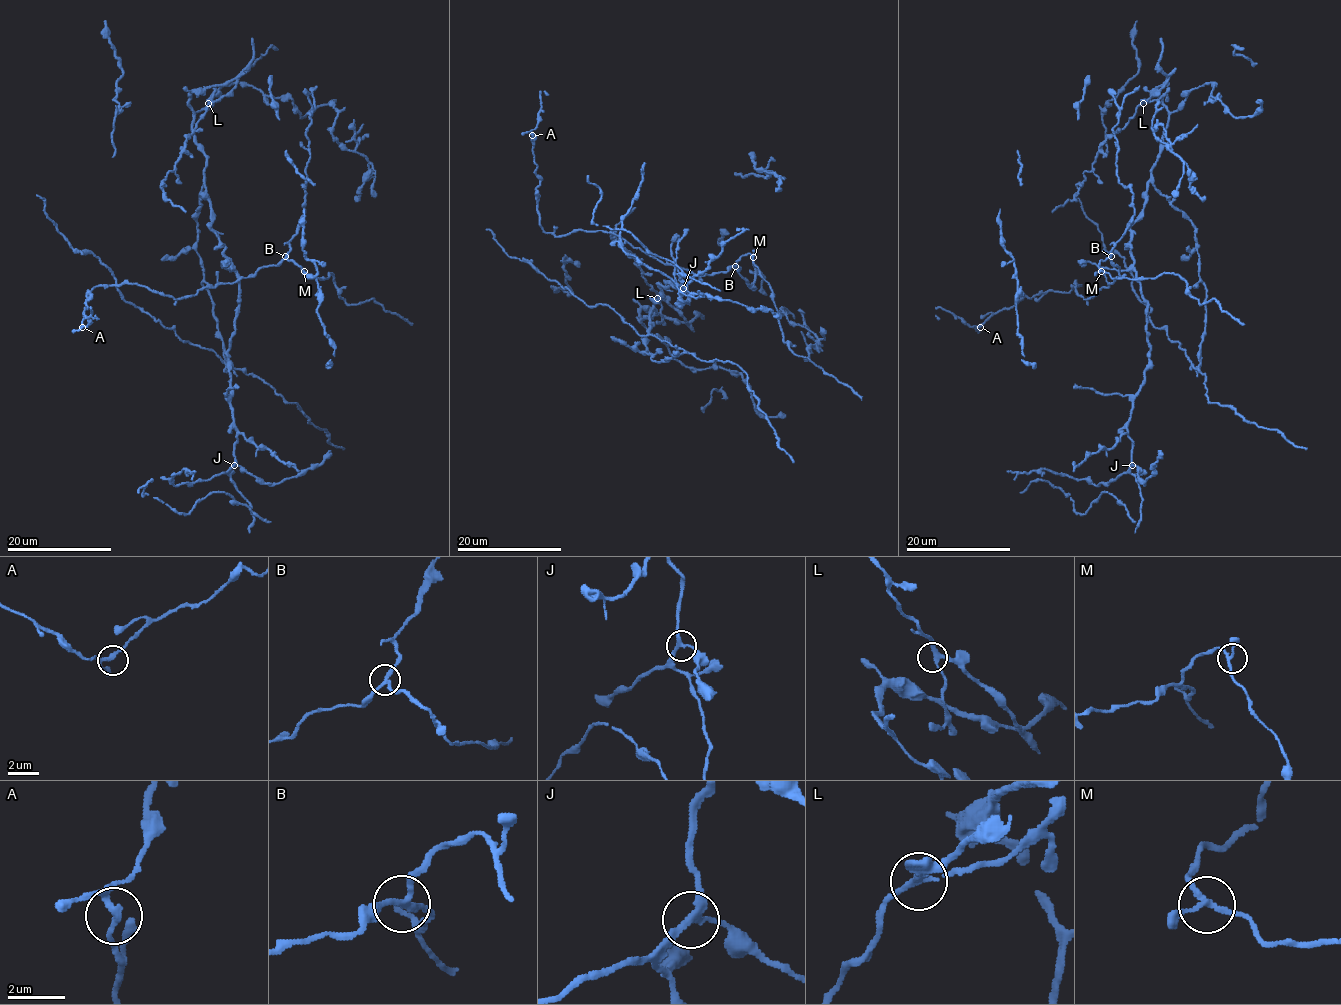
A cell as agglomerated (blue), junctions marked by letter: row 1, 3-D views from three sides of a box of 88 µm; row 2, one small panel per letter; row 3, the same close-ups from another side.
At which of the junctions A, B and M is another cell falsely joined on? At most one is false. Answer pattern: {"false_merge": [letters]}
{"false_merge": ["B"]}

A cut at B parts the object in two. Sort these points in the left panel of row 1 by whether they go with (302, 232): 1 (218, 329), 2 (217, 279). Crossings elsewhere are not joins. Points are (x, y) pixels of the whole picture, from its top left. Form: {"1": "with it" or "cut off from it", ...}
{"1": "with it", "2": "cut off from it"}

